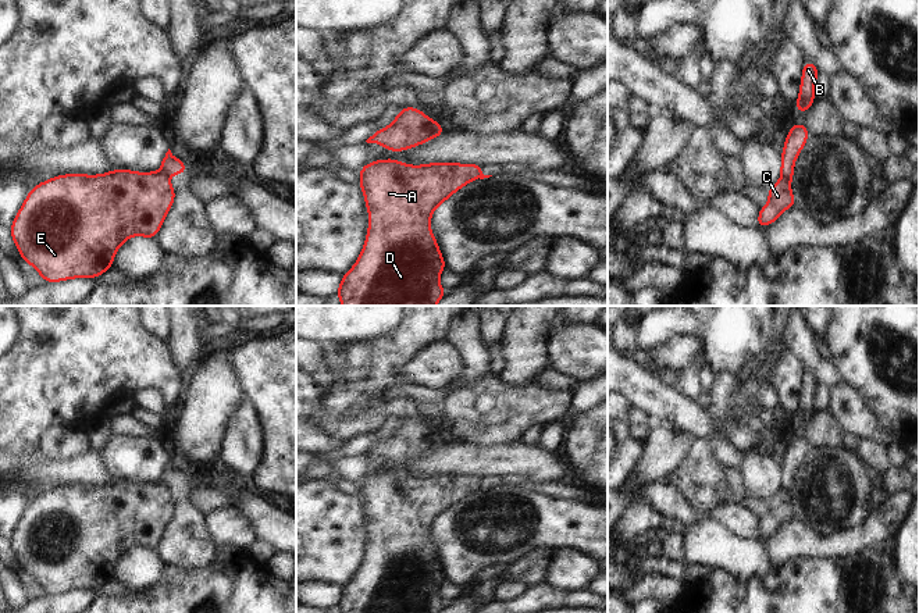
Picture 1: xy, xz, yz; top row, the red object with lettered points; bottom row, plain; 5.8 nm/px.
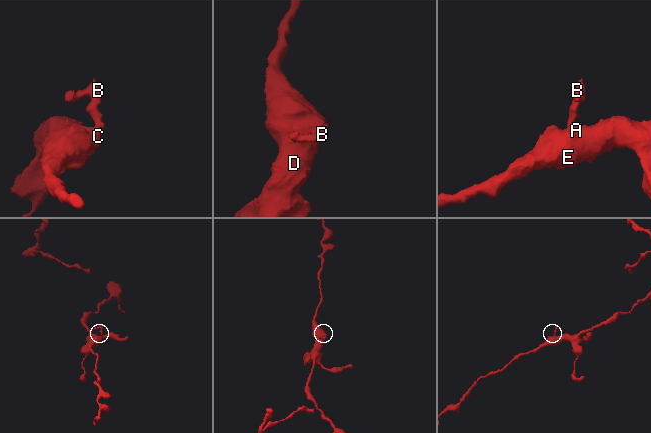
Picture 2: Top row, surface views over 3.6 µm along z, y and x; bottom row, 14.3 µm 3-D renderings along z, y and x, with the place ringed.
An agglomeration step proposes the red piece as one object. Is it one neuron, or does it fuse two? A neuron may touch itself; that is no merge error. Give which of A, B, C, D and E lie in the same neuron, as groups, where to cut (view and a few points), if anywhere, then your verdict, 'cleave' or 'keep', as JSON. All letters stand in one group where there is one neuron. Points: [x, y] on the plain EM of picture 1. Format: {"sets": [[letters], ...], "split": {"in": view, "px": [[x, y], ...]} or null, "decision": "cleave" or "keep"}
{"sets": [["A", "C", "D", "E"], ["B"]], "split": {"in": "yz", "px": [[783, 491], [789, 495]]}, "decision": "cleave"}

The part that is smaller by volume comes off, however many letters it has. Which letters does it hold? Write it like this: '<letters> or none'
B

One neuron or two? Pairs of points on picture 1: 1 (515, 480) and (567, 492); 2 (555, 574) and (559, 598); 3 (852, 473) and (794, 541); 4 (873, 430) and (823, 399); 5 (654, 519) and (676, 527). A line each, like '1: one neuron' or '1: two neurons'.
1: one neuron
2: two neurons
3: two neurons
4: two neurons
5: two neurons

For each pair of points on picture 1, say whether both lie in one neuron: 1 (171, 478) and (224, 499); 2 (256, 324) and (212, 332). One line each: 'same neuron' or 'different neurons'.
1: different neurons
2: same neuron

